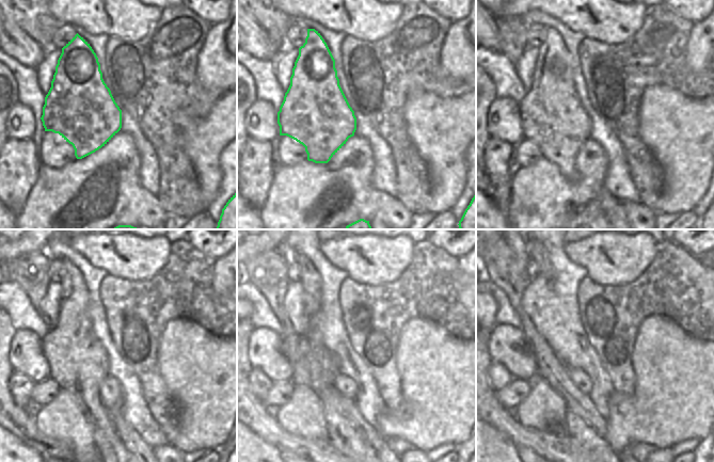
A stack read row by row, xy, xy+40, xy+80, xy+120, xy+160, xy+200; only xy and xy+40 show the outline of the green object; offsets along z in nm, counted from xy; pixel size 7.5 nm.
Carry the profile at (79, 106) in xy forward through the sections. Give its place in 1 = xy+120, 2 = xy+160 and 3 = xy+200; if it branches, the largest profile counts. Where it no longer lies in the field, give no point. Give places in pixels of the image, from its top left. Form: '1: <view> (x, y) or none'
1: xy+120 (78, 363)
2: xy+160 (318, 373)
3: xy+200 (575, 428)

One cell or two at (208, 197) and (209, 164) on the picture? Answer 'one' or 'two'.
one

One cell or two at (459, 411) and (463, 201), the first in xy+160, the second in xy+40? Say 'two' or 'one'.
two

